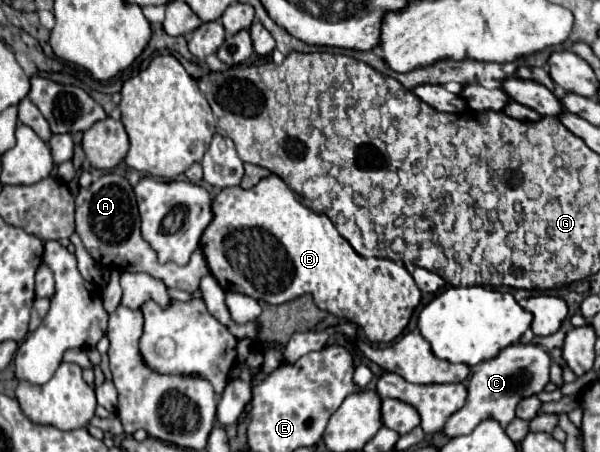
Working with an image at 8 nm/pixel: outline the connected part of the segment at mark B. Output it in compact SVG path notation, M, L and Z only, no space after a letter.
M276 175L248 191L222 189L212 201L212 213L214 219L204 229L200 247L224 291L238 291L272 305L310 293L320 309L356 323L372 343L396 339L422 299L404 265L392 259L360 257L326 215L302 205Z

